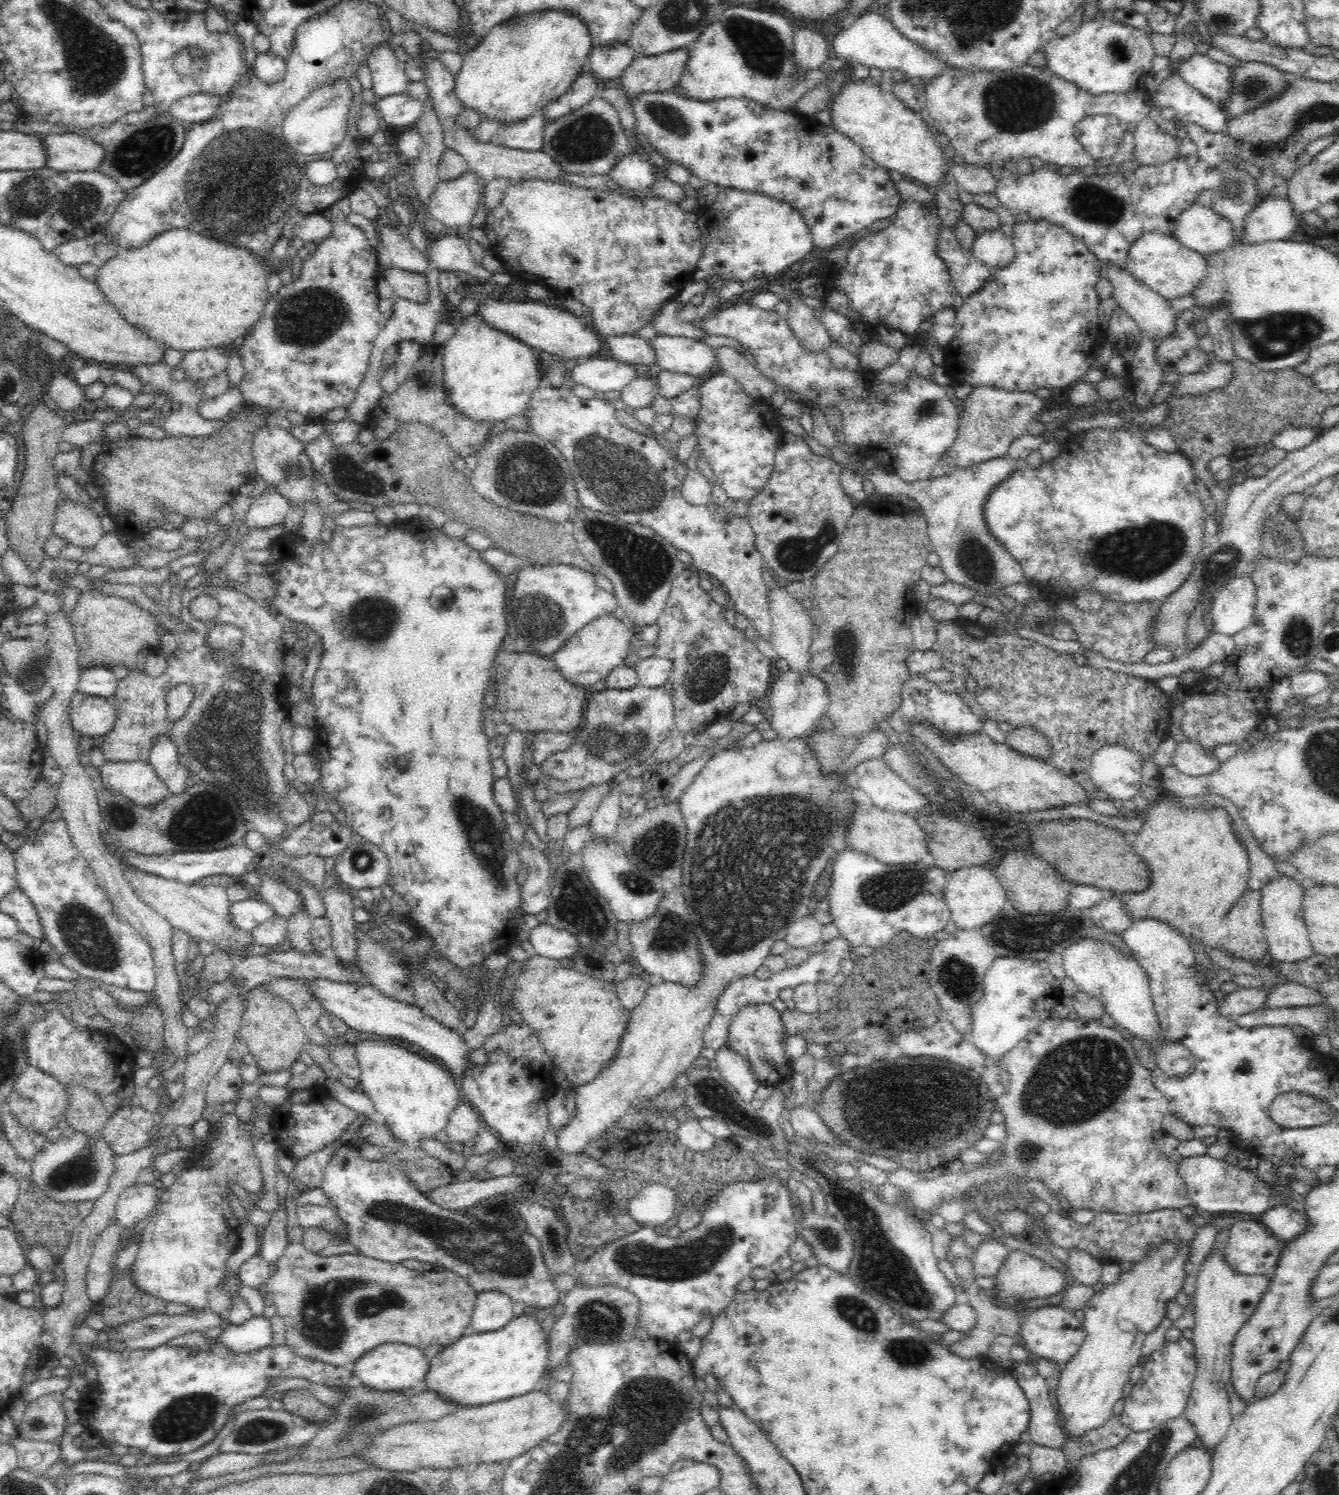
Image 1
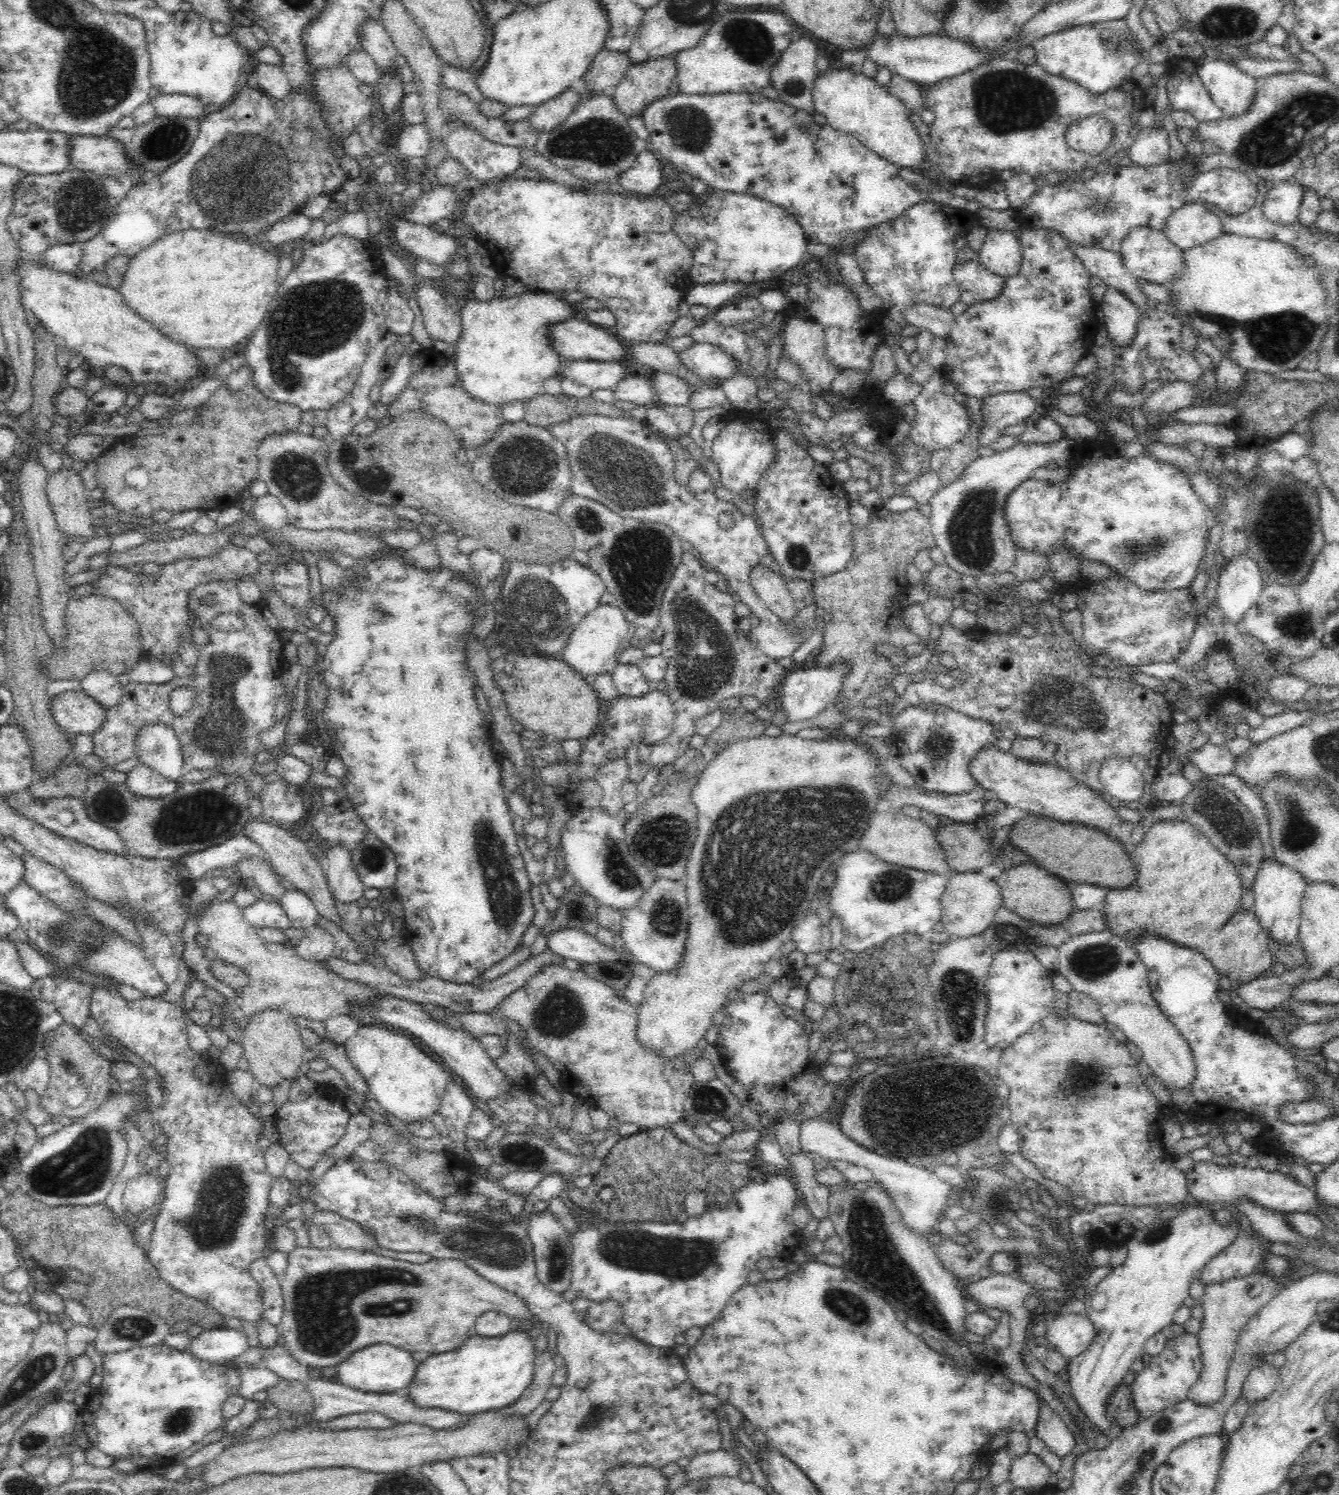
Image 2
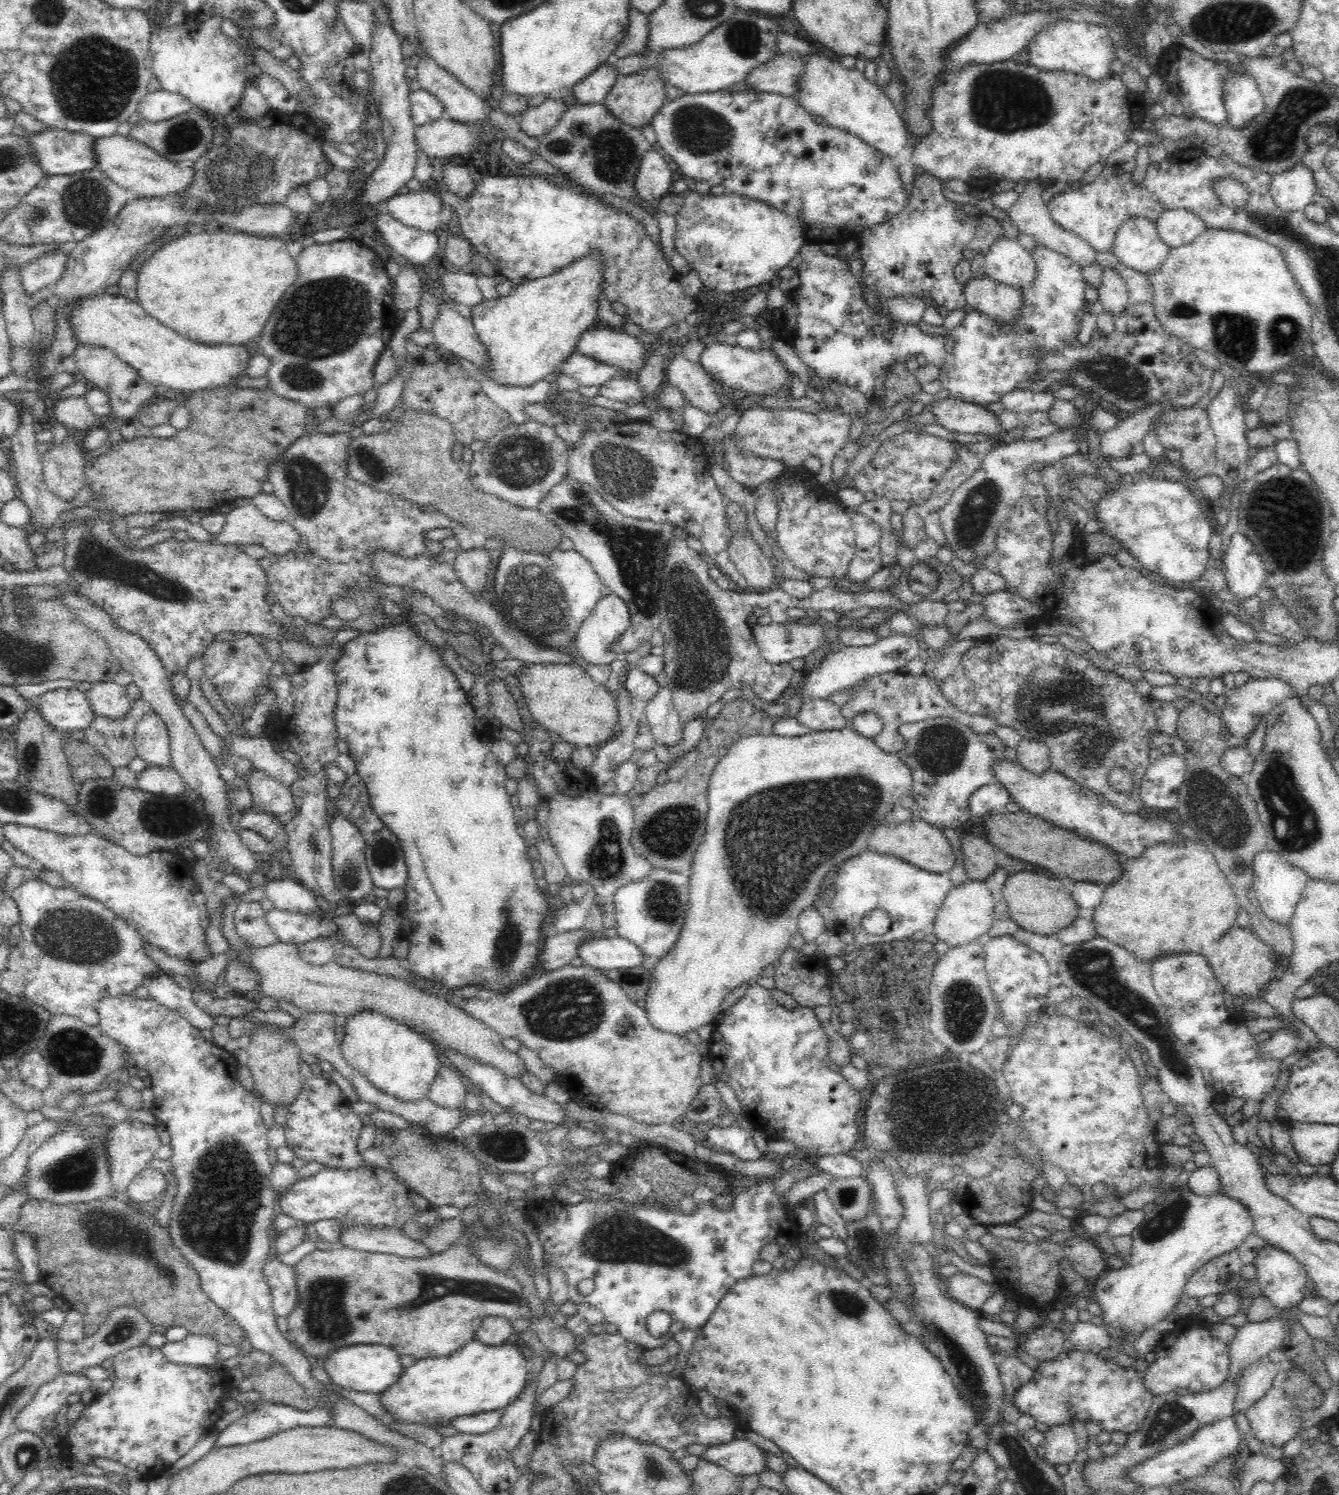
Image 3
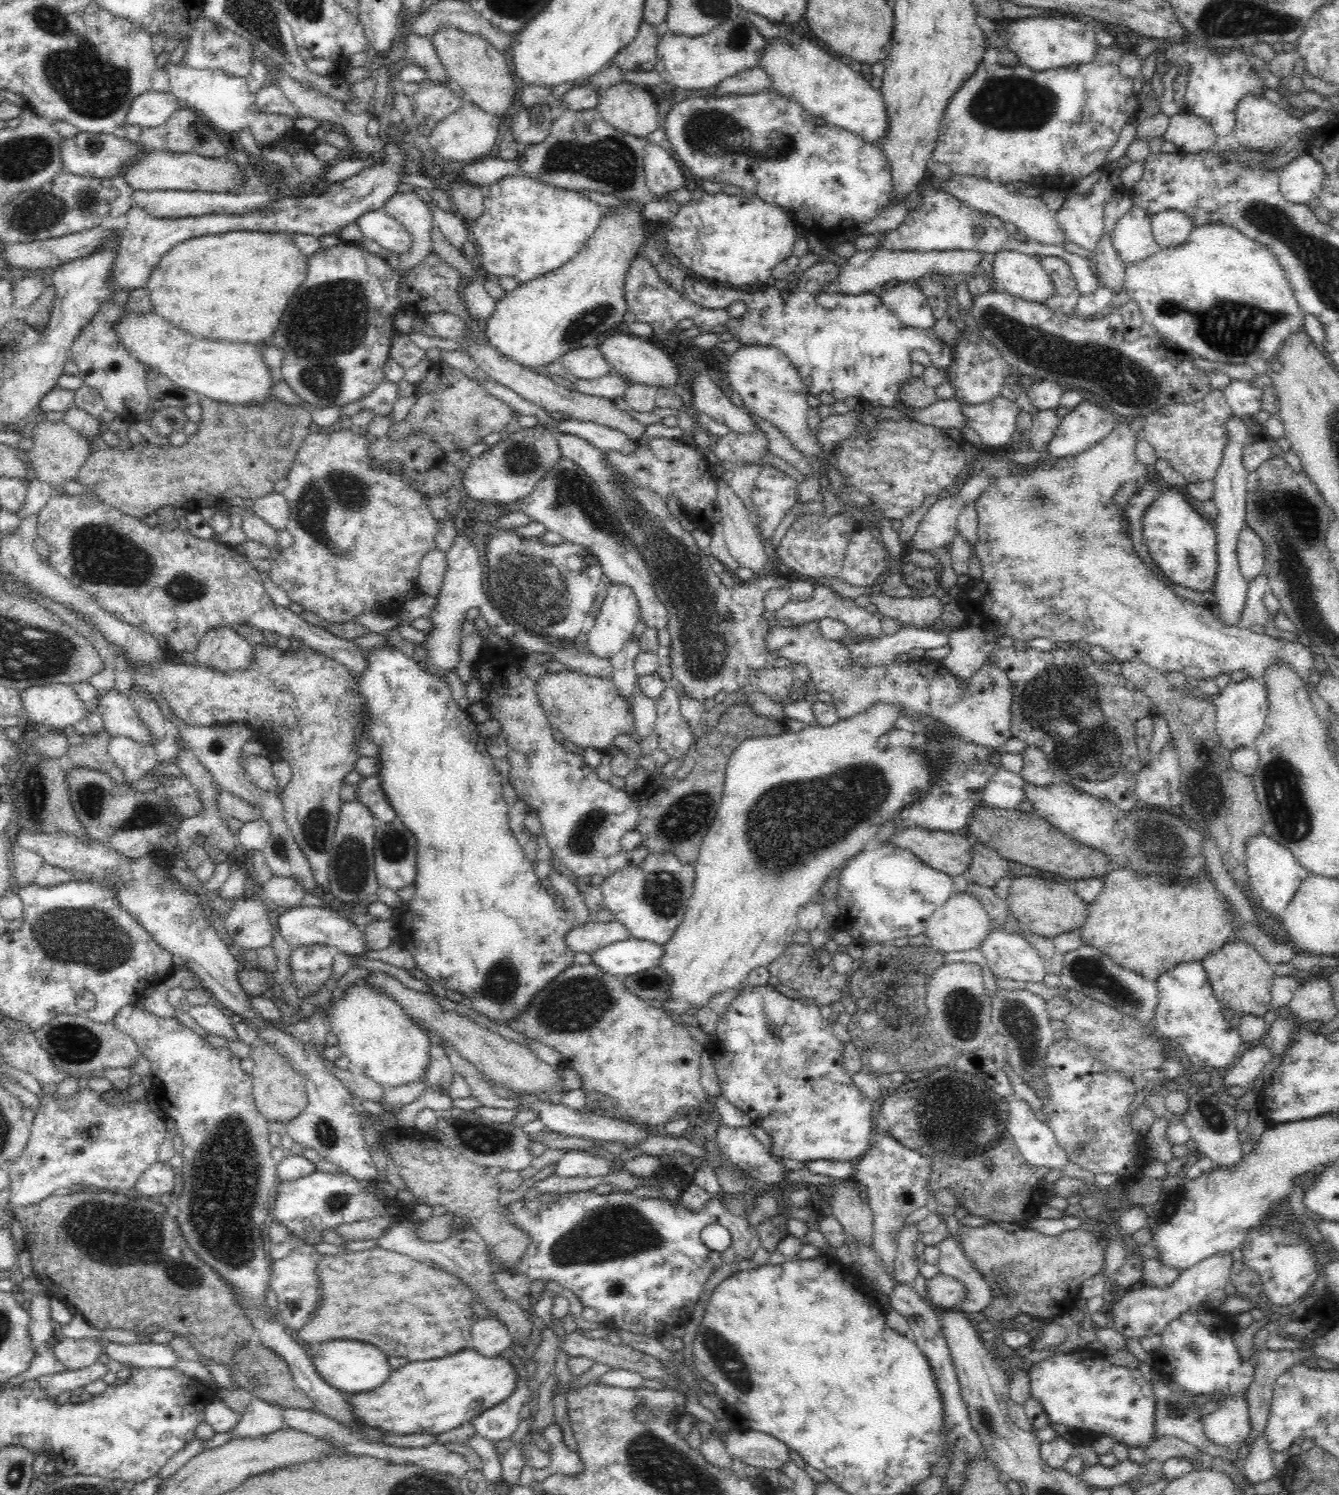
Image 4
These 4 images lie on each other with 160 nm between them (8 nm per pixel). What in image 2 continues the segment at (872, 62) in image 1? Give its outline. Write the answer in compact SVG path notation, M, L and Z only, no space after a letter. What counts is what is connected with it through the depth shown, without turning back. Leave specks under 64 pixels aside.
M894 30L890 35L876 31L872 42L862 46L860 50L864 51L865 58L876 63L878 67L886 67L891 74L900 75L921 87L968 72L974 66L992 59L992 55L988 51L976 49L976 47L958 39L936 34L910 38L897 30Z

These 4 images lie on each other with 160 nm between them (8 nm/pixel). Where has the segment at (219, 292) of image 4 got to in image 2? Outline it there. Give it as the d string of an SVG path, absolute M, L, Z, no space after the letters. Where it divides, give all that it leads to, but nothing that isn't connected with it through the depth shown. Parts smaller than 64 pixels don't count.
M183 229L161 237L151 246L140 250L140 252L132 256L132 258L128 260L128 268L126 268L124 276L122 276L122 284L120 284L116 290L124 297L124 303L126 303L130 309L136 311L144 321L148 321L148 323L156 327L156 330L160 331L160 333L168 337L168 339L172 339L172 341L178 341L178 343L182 343L182 345L193 350L196 348L213 348L216 350L228 348L230 350L238 350L248 339L248 336L252 336L252 332L258 328L258 324L262 322L268 304L270 304L270 300L272 300L274 294L276 294L276 288L282 283L282 281L278 282L278 276L276 275L278 260L278 256L273 253L271 247L264 243L251 243L250 241L240 242L240 240L234 240L231 236L206 234L204 230Z

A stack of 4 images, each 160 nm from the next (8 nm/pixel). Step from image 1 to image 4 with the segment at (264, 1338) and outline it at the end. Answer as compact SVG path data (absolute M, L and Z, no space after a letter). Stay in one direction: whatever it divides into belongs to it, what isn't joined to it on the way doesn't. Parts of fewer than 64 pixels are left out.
M108 1344L105 1352L111 1361L142 1368L172 1368L182 1360L169 1344Z

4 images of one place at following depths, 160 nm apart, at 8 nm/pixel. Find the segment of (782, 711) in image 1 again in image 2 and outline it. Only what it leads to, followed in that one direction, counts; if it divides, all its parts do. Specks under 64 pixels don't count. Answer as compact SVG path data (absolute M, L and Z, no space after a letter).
M834 663L829 667L801 667L795 666L788 670L783 680L780 682L782 692L777 702L777 709L782 710L787 715L787 722L800 722L800 720L812 720L820 712L824 712L826 707L834 702L840 686L844 682L844 676L850 672L850 667L844 663Z

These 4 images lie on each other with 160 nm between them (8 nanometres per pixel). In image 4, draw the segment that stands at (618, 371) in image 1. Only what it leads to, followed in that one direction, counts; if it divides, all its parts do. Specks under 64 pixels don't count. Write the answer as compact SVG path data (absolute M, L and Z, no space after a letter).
M596 346L571 350L559 360L567 373L578 380L596 380L613 373L610 363Z

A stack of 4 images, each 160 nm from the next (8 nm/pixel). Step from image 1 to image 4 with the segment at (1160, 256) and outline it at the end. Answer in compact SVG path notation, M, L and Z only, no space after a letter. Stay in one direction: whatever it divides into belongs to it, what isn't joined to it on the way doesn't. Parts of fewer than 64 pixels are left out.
M1130 191L1129 198L1132 206L1115 224L1111 238L1111 244L1125 266L1142 262L1162 249L1154 239L1151 214L1133 204L1134 193Z

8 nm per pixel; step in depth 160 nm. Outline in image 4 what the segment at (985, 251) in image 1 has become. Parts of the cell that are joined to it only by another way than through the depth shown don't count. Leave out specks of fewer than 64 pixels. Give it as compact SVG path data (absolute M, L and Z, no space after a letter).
M998 250L992 256L990 270L994 284L1024 300L1044 303L1054 292L1054 285L1044 272L1039 256L1017 250Z

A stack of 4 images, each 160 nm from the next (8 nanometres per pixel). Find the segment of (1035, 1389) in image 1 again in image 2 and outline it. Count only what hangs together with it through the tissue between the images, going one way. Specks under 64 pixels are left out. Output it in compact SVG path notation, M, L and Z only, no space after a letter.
M1038 1396L1038 1422L1036 1422L1036 1437L1044 1441L1048 1448L1064 1458L1074 1448L1074 1435L1062 1421L1060 1415L1050 1405Z

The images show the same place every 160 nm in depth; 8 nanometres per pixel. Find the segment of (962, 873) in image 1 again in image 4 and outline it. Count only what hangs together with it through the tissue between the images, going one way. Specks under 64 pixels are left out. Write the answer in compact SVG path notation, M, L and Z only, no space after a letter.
M967 891L954 893L932 916L928 917L926 925L927 944L938 952L958 952L979 948L982 941L991 931L989 916L980 901Z

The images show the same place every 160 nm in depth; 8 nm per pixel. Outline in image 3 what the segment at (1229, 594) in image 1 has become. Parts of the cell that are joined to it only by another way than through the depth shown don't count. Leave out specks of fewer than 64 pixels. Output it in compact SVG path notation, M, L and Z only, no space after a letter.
M1238 530L1230 538L1224 567L1228 591L1240 601L1257 596L1265 586L1266 570L1262 559L1254 551L1252 541Z

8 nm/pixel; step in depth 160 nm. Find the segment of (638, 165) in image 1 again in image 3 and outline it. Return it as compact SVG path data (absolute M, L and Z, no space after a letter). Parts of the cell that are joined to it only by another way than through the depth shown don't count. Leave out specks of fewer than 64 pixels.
M653 148L642 158L637 178L634 179L634 191L638 198L645 202L660 198L672 185L676 174L671 171L663 155L660 156Z

